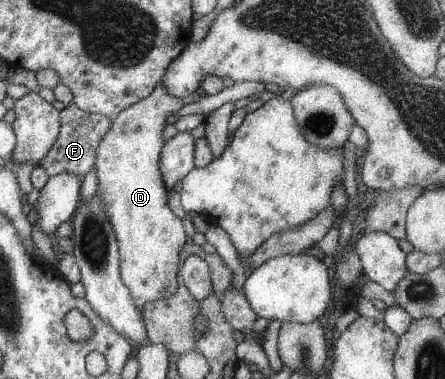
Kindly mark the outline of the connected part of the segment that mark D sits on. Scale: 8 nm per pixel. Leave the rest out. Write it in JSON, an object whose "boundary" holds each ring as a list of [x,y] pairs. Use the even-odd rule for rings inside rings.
{"boundary":[[[158,82],[148,96],[132,103],[111,119],[108,130],[102,135],[95,148],[94,170],[98,179],[97,196],[103,203],[104,213],[112,226],[119,253],[119,276],[122,285],[129,291],[133,305],[140,313],[146,302],[162,298],[163,295],[175,295],[179,292],[176,273],[179,269],[179,253],[188,241],[178,219],[167,204],[167,189],[161,178],[159,154],[164,146],[162,130],[169,114],[176,112],[184,102],[180,97],[170,96]]]}

